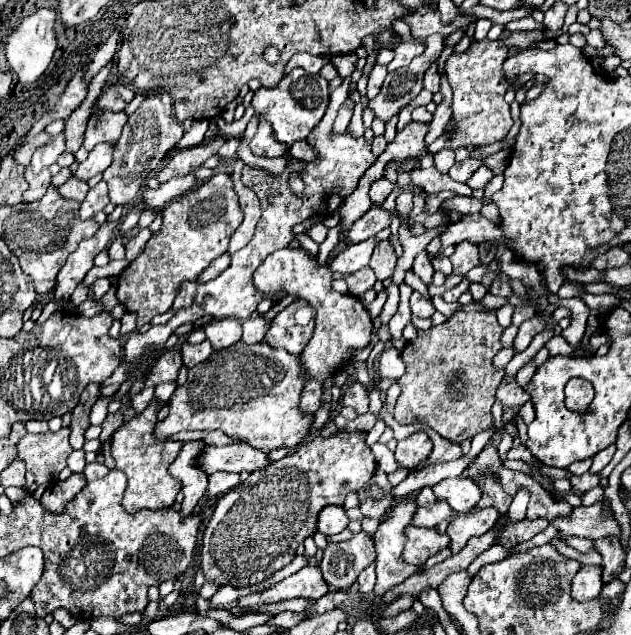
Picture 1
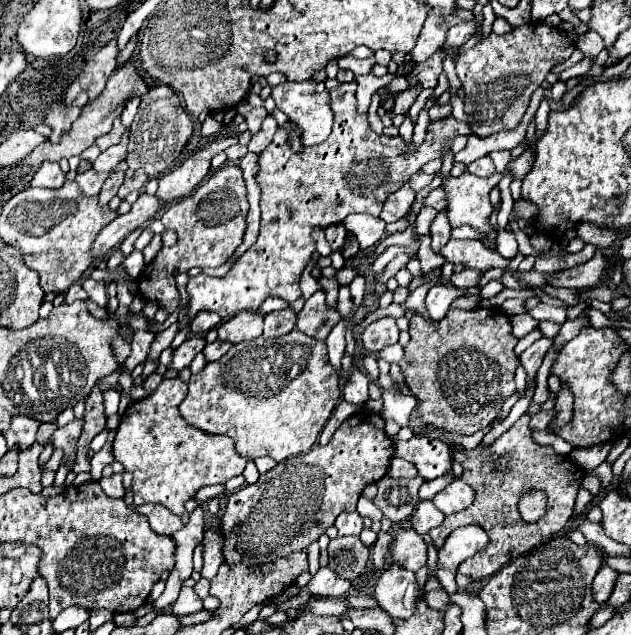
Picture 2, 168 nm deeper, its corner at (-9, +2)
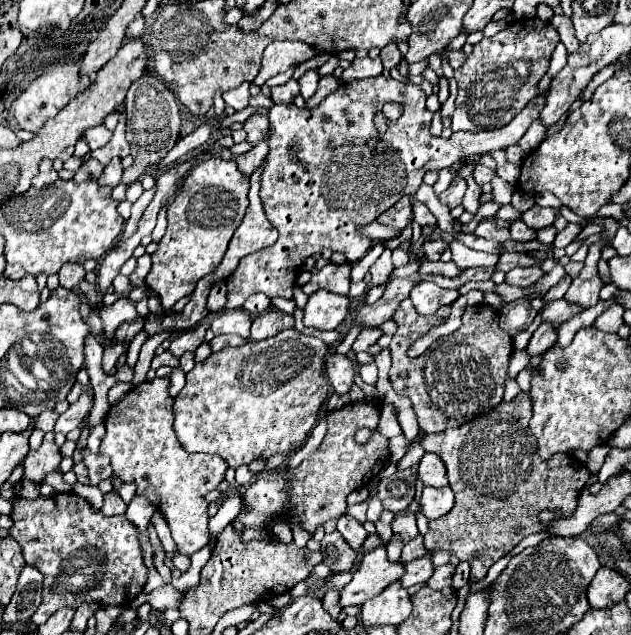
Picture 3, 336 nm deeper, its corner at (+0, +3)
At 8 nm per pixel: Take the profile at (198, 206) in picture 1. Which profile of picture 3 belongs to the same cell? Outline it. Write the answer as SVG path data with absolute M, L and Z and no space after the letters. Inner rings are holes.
M218 157L198 163L182 181L174 201L168 205L168 215L166 215L168 217L168 229L166 229L166 235L158 243L158 251L152 253L152 269L146 275L146 287L160 297L166 311L178 299L192 293L194 287L196 287L196 281L202 279L204 275L212 273L218 267L218 263L222 261L222 257L228 249L228 243L230 243L236 227L240 225L244 213L246 213L248 187L250 187L250 181L248 181L248 177L244 177L238 171L236 163L224 161L224 159L218 159Z

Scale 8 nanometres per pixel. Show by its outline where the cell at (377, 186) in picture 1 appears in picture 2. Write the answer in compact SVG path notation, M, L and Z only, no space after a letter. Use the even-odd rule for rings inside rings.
M405 184L401 190L397 190L397 194L391 194L385 200L385 206L383 206L383 212L381 212L381 220L397 222L397 220L405 218L405 214L409 212L409 208L413 204L413 198L415 198L415 192L411 190L409 184Z

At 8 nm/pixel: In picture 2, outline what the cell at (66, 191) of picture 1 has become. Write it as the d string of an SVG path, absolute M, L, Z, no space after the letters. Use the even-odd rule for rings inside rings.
M91 168L91 170L83 172L83 174L77 174L75 182L79 184L79 188L81 188L87 196L97 196L97 194L101 192L101 186L103 186L103 182L107 180L107 176L109 176L109 174L105 174L105 172L95 172L95 170Z

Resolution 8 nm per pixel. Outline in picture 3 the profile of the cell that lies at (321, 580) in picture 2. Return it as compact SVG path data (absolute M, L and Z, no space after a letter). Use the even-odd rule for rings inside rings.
M336 573L336 575L330 575L328 577L328 587L334 587L334 589L342 589L344 585L348 585L352 579L352 573Z

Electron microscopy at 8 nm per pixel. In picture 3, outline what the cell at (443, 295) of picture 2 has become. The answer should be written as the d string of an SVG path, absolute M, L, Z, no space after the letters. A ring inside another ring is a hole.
M430 281L418 283L410 293L410 299L420 315L434 315L440 307L454 303L458 297L460 293L456 289L442 289Z

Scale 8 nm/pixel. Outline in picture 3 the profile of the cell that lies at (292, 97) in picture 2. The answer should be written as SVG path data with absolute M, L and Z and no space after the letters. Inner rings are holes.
M290 79L286 85L278 85L278 87L272 87L272 101L274 103L292 103L294 97L298 95L298 83L294 79Z

